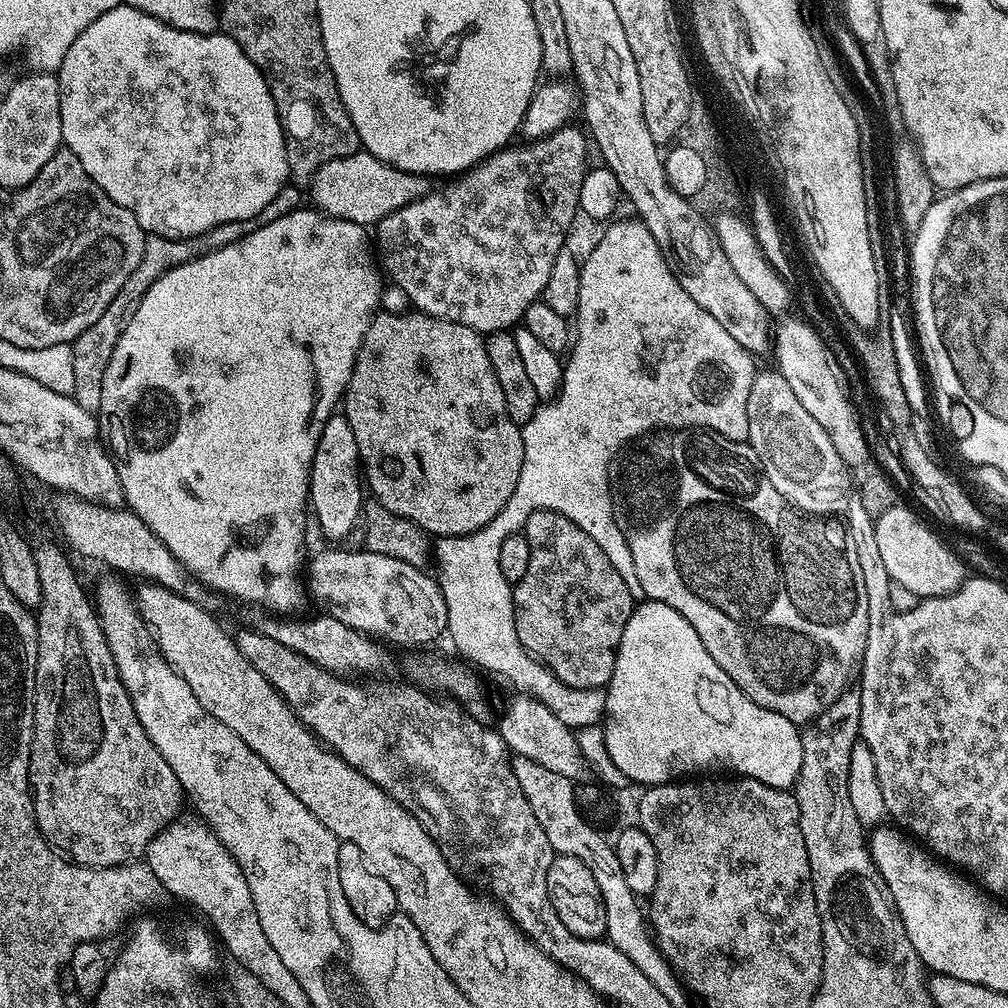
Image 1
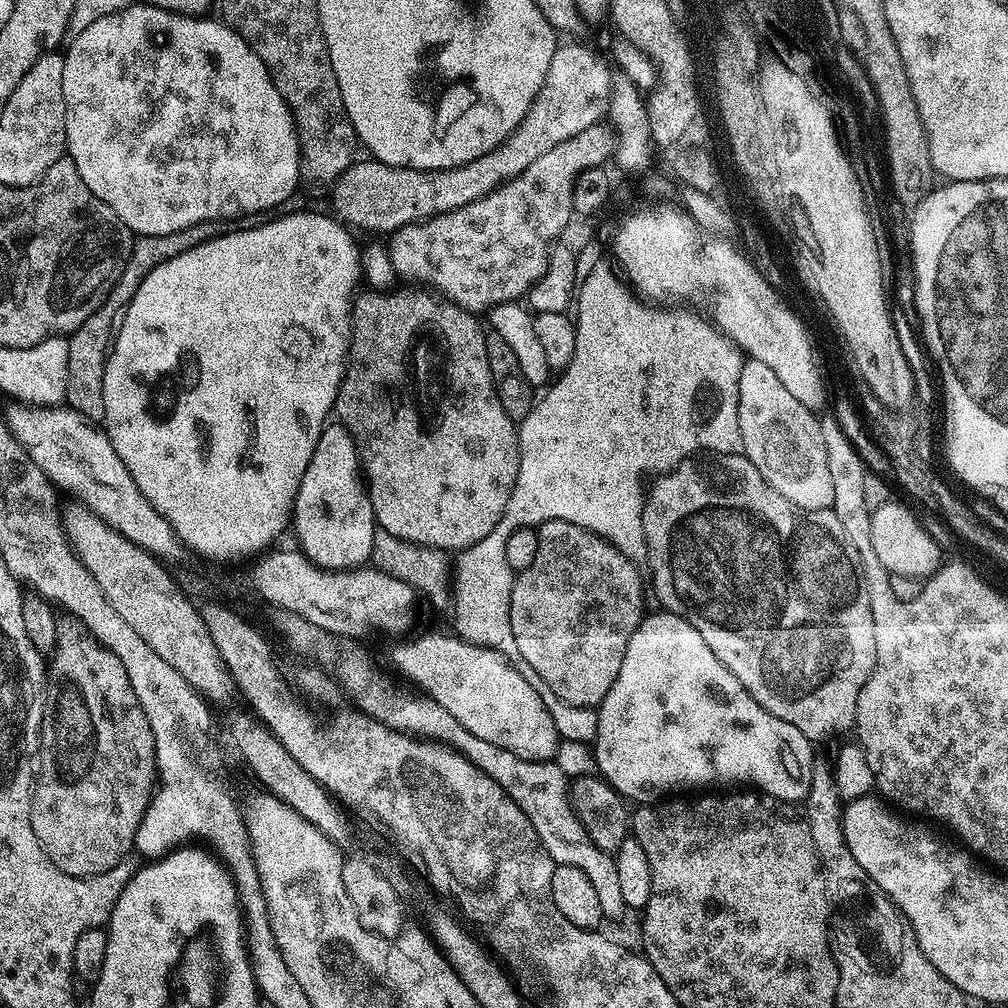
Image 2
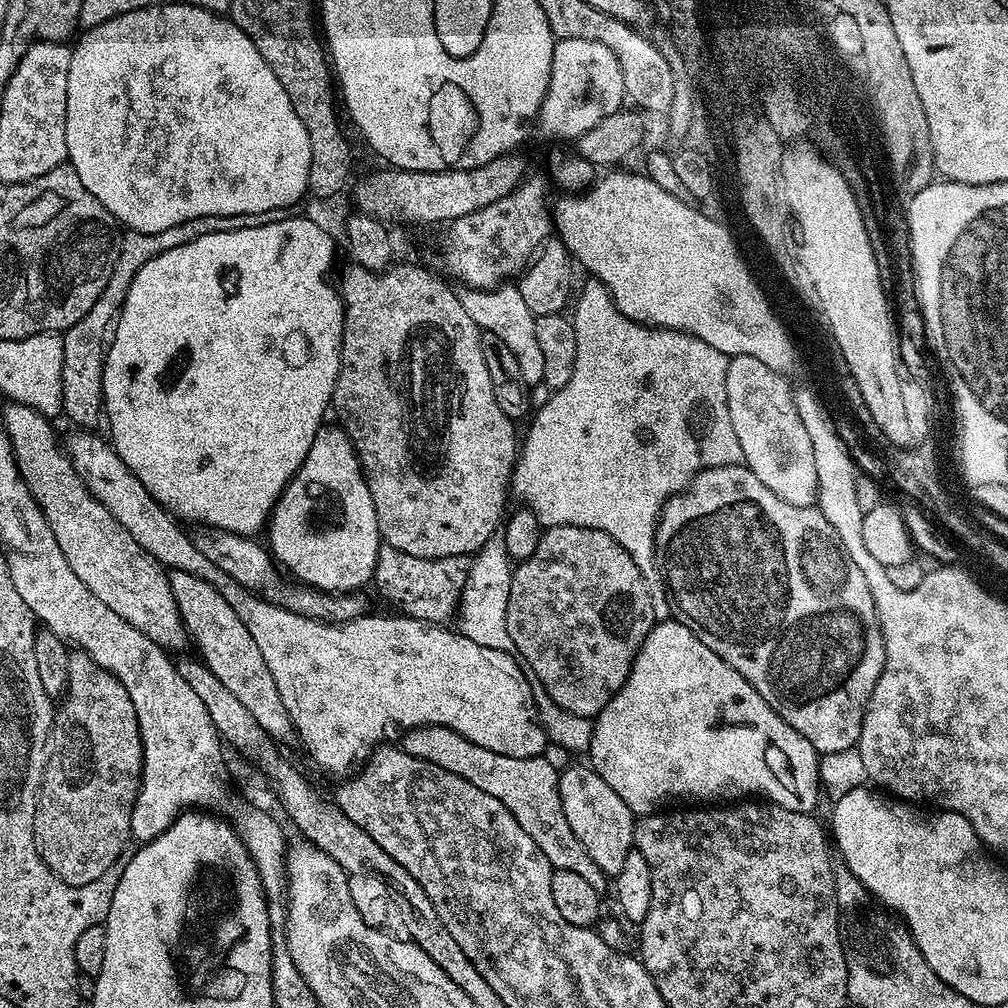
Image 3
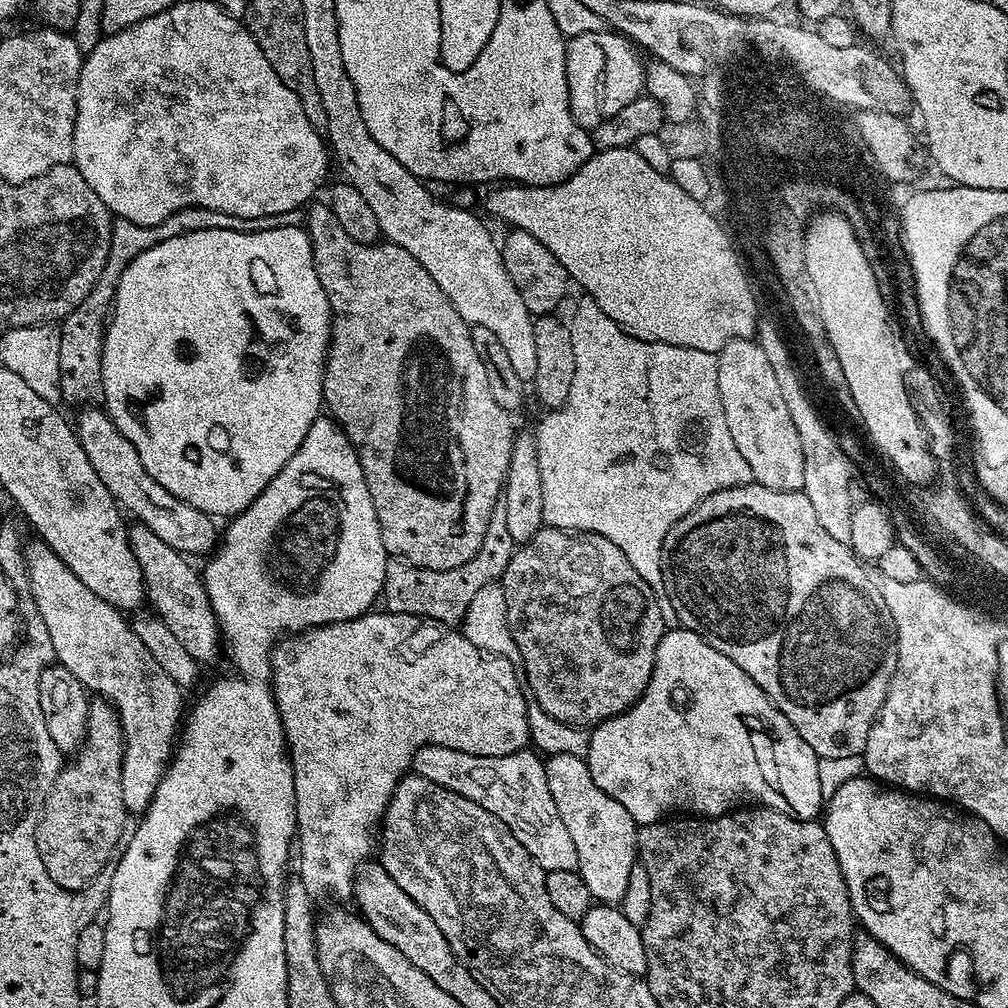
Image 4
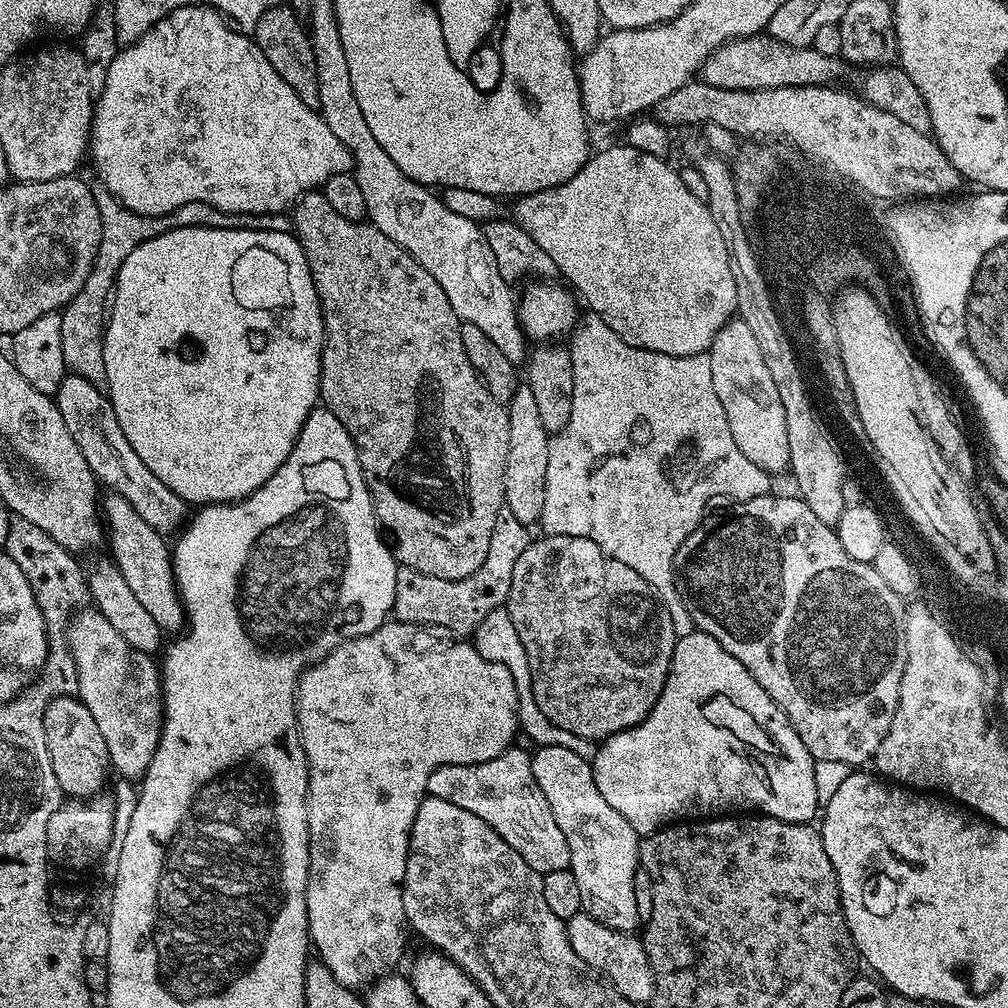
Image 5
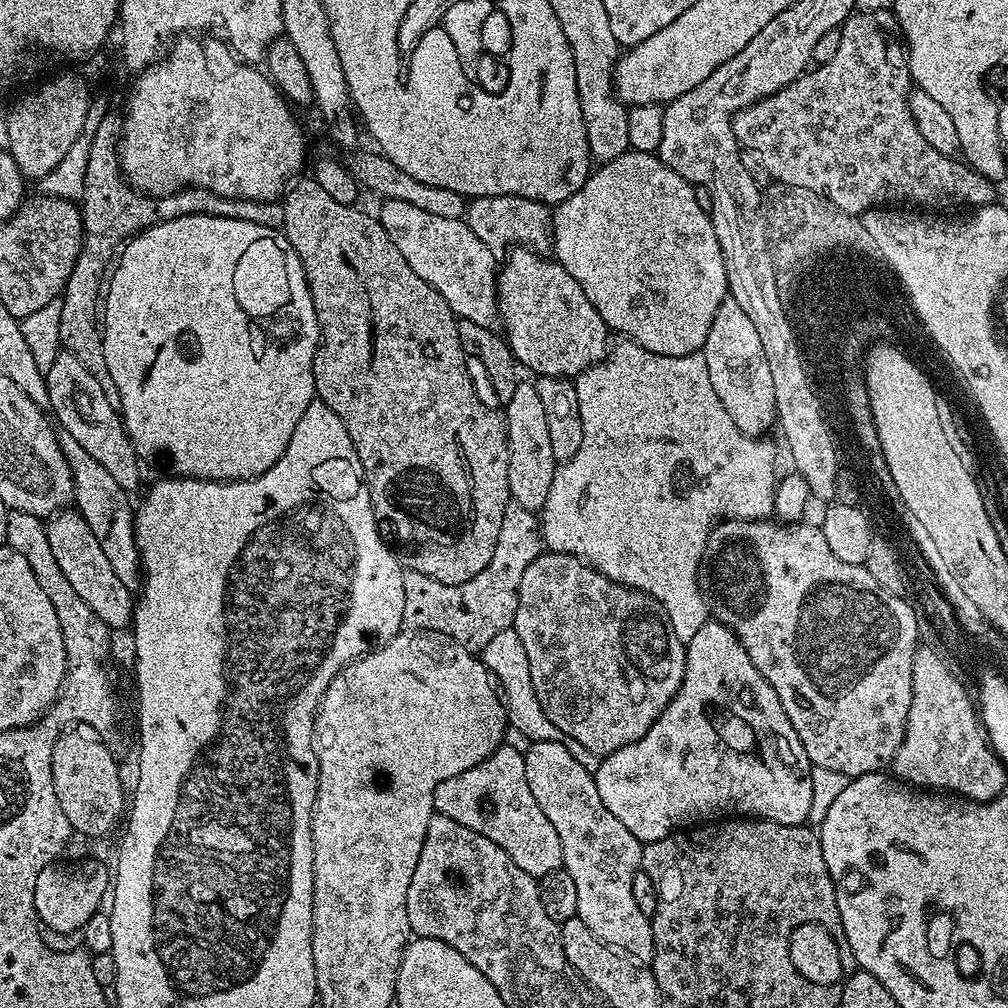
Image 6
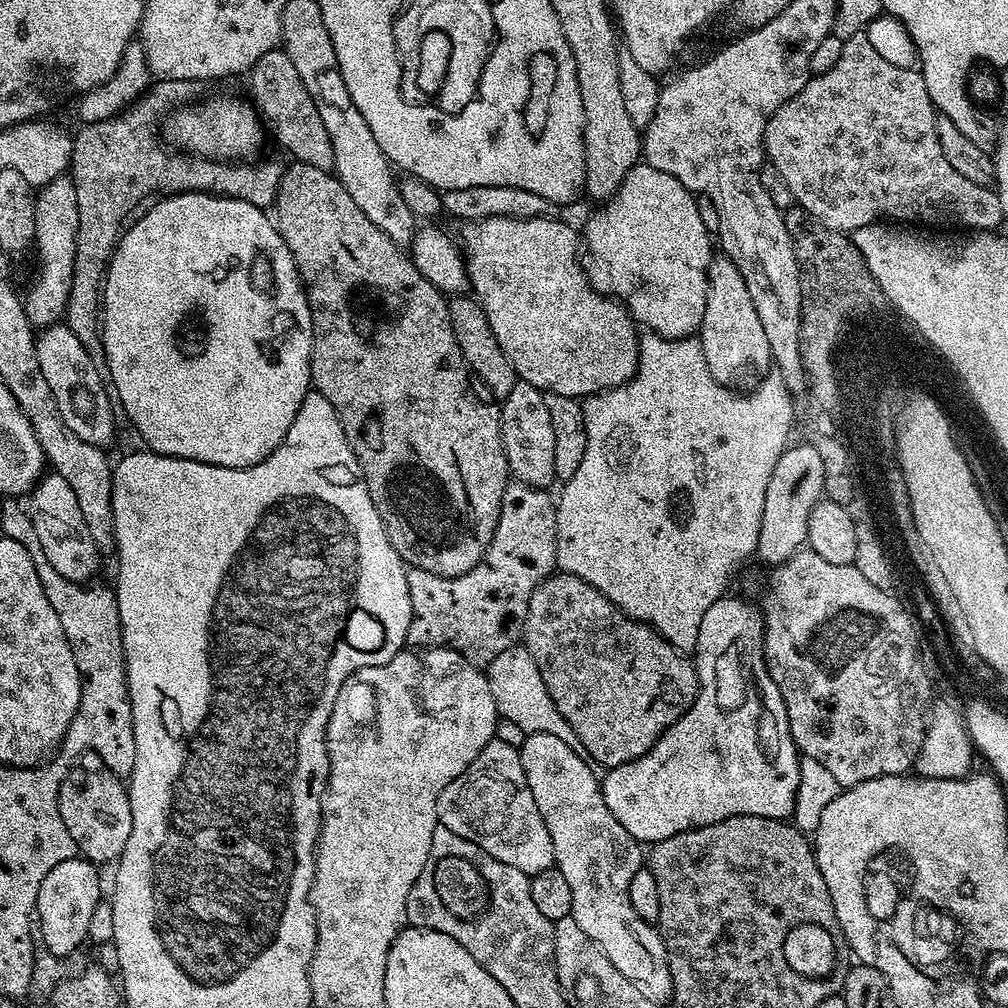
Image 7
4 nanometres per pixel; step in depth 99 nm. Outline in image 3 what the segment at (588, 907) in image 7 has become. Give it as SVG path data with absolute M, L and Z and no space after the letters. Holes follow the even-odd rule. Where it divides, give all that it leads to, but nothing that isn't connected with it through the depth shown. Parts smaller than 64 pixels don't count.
M573 763L560 772L560 797L562 814L570 822L570 830L578 837L578 842L590 854L594 866L602 870L605 876L614 878L626 863L626 854L634 850L632 835L636 829L636 820L630 806L602 782L602 778L591 766Z

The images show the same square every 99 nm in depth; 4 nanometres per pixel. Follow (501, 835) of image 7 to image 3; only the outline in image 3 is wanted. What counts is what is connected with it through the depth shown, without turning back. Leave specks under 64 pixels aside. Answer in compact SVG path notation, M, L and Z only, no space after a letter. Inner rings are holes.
M437 724L407 729L403 736L402 747L405 752L414 754L414 758L422 758L450 774L458 774L458 778L466 778L470 786L478 786L478 790L490 794L490 798L498 798L498 802L502 802L502 806L506 806L506 810L518 818L518 826L522 826L522 830L526 830L526 834L538 842L538 850L546 854L553 869L574 870L574 874L586 878L586 882L590 882L598 893L603 893L607 884L609 887L609 877L594 866L590 854L586 854L574 830L570 830L570 822L566 822L566 814L562 814L560 772L550 766L543 756L506 758L506 754L494 754L494 750L474 746L474 742L462 738L454 730Z

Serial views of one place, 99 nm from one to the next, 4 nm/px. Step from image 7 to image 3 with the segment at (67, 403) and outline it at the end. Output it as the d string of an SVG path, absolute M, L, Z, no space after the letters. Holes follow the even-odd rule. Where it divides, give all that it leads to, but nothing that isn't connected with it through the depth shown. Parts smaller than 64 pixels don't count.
M207 526L199 529L200 533L191 537L192 544L218 566L218 570L226 570L234 582L247 588L253 594L259 594L265 600L280 605L281 608L289 608L297 612L299 616L308 616L312 620L324 620L327 624L345 624L346 621L356 616L365 615L364 600L360 594L333 594L321 592L319 588L307 586L293 586L291 583L284 584L285 577L272 553L268 551L259 539L251 536L239 536L236 532L227 532L221 528ZM281 576L281 577L280 577ZM284 579L284 580L283 580ZM296 587L296 588L291 588Z

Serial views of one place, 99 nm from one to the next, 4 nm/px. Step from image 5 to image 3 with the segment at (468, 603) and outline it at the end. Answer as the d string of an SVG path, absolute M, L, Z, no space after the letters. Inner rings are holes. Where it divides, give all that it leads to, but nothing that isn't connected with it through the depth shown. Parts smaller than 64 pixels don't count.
M381 543L376 559L374 585L393 604L393 609L415 620L425 620L428 624L441 626L457 615L460 607L460 595L466 586L468 571L472 565L467 556L450 558L414 558L394 546Z

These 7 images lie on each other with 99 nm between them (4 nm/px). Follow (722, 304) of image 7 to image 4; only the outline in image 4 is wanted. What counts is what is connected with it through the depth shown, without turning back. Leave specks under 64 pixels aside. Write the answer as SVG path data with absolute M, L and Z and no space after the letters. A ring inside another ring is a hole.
M755 339L732 340L720 349L715 370L718 374L718 394L722 394L722 410L726 410L726 426L730 426L734 446L738 446L742 458L746 458L750 466L753 481L779 492L801 491L804 487L802 442L798 438L798 430L794 430L794 418L790 418L786 398L782 398L782 386L778 386L774 366L770 366L762 346Z

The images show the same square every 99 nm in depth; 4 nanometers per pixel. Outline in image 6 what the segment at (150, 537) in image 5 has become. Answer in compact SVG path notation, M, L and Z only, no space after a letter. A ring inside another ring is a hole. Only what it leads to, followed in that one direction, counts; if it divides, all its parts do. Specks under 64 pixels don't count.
M61 431L59 437L62 452L66 454L66 462L72 471L75 511L80 513L86 526L94 530L94 538L98 538L98 543L102 545L106 559L114 574L118 574L122 586L139 589L142 584L142 565L136 545L134 504L128 501L131 500L130 494L125 488L118 486L118 481L111 476L110 470L106 470L106 466L102 466L91 454L86 454L86 450L78 446L78 442L74 442L69 432Z

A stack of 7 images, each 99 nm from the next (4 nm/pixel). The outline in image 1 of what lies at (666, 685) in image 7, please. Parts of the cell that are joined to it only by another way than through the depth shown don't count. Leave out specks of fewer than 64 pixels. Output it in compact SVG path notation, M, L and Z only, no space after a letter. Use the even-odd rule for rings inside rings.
M538 510L522 531L530 542L530 566L512 590L518 642L566 686L604 688L614 674L622 630L634 607L633 589L610 566L598 542L570 518Z

